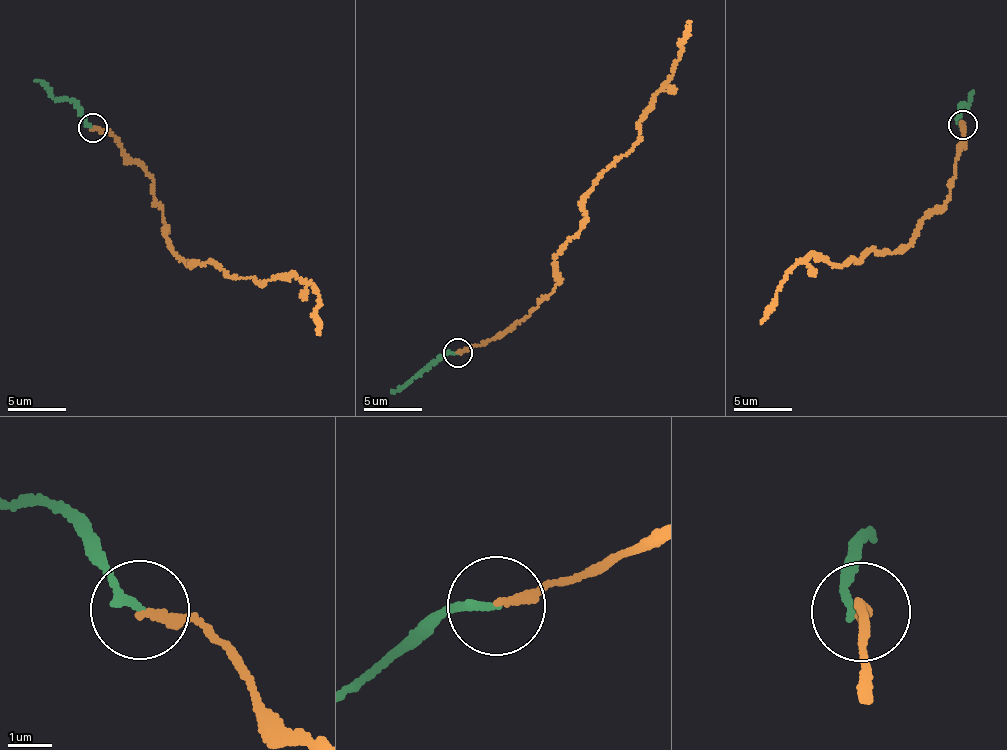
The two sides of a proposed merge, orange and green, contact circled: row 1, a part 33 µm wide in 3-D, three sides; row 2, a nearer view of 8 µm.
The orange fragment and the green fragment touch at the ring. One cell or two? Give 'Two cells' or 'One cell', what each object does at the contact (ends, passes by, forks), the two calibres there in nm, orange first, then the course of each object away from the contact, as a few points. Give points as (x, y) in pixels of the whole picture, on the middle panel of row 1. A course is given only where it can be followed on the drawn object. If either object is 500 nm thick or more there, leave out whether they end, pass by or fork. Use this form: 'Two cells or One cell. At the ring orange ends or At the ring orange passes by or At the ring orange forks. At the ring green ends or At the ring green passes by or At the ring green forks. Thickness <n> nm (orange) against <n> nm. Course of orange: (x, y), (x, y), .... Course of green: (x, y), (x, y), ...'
One cell. At the ring orange ends. At the ring green ends. Thickness 220 nm (orange) against 180 nm. Course of orange: (459, 352), (554, 291), (584, 194), (633, 147), (688, 21). Course of green: (458, 353), (440, 357), (391, 393)

